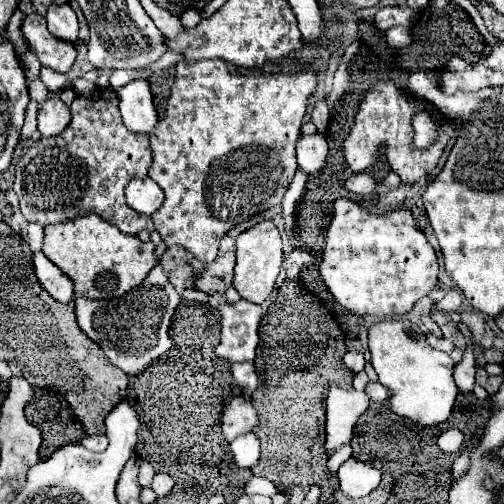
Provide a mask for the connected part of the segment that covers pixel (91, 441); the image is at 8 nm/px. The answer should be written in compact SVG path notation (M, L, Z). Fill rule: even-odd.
M96 434L96 436L86 436L78 440L82 446L90 448L90 450L106 450L108 446L108 438L104 434Z

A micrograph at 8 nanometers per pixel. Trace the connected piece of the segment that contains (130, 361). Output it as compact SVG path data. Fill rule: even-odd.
M158 264L150 270L146 280L138 288L126 292L118 300L76 298L76 320L82 332L102 348L108 360L120 370L124 370L128 376L132 376L146 370L160 356L160 352L156 350L164 350L164 346L168 346L168 322L182 302L184 300L176 294L170 280L164 276L164 270ZM114 354L118 354L118 362L114 362Z

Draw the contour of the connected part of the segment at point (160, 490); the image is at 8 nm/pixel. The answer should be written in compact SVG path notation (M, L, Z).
M158 472L158 474L154 476L154 480L152 480L152 490L154 490L158 496L170 494L172 486L174 486L174 480L172 480L168 474L164 474L164 472Z

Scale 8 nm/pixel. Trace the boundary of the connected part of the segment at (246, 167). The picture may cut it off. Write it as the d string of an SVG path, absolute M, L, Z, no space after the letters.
M220 58L198 60L194 64L178 62L166 116L158 120L156 128L150 132L154 162L148 176L166 194L162 208L152 220L156 232L168 246L180 244L198 260L212 262L218 254L220 238L230 228L282 202L298 168L294 144L300 136L300 124L316 86L318 78L312 74L310 66L304 66L298 76L264 72L244 76L236 66Z

